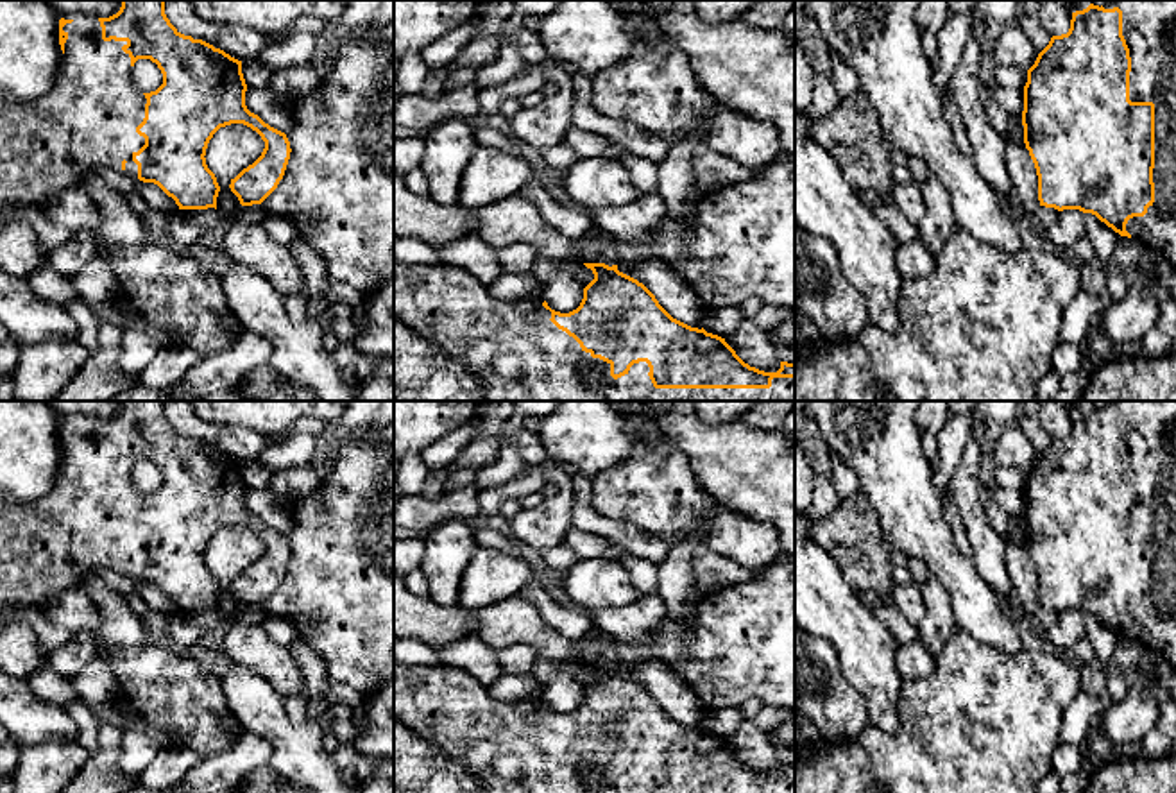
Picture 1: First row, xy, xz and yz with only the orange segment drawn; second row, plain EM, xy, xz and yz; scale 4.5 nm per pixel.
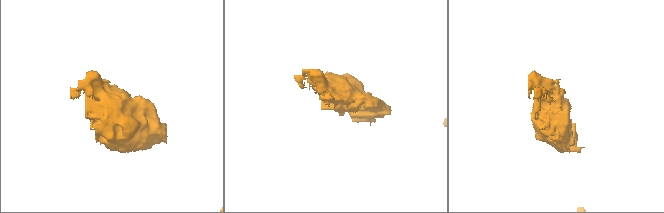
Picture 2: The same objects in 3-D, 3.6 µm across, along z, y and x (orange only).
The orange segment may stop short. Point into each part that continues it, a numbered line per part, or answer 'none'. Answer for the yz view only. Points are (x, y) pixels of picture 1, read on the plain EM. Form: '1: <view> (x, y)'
1: yz (1146, 425)

